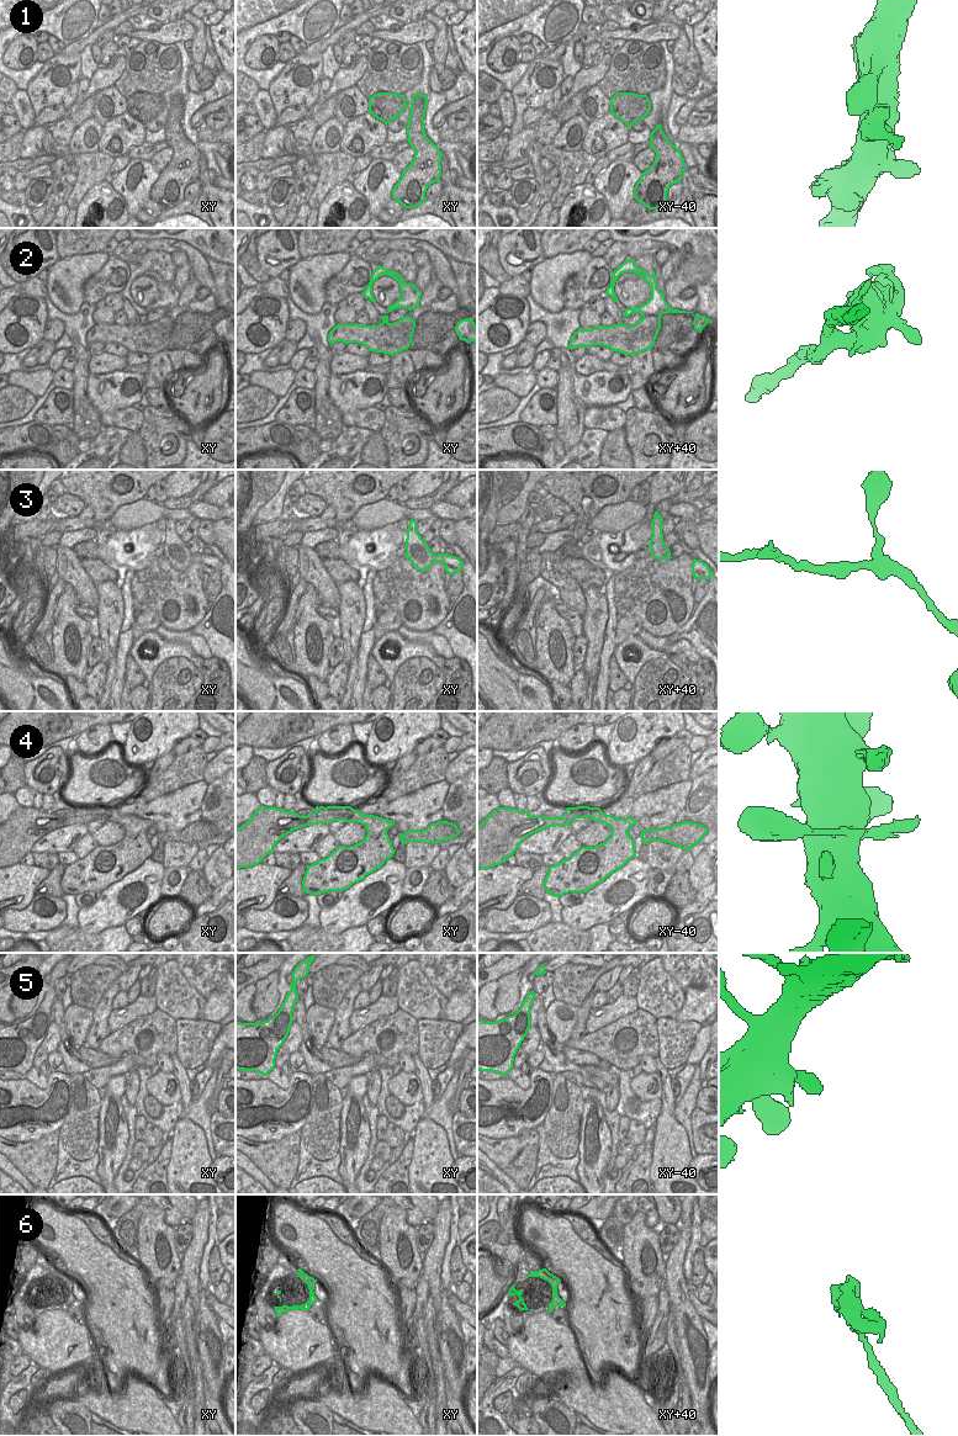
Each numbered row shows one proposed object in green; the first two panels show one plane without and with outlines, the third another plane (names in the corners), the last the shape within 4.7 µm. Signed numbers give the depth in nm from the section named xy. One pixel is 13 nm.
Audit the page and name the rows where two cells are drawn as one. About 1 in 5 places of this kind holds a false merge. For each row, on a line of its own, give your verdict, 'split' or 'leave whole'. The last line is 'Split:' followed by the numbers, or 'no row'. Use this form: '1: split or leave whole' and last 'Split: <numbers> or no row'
1: leave whole
2: split
3: leave whole
4: leave whole
5: leave whole
6: leave whole
Split: 2

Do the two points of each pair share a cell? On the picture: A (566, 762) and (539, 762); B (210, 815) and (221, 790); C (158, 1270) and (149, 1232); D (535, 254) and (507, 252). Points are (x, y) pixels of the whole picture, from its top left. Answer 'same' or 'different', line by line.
A: different
B: same
C: same
D: same

